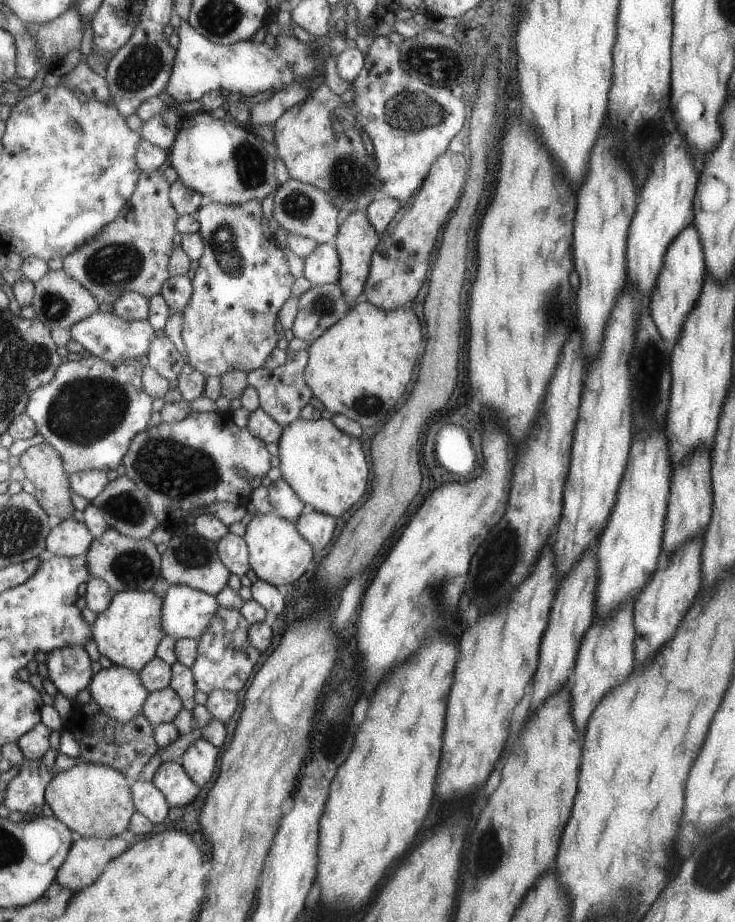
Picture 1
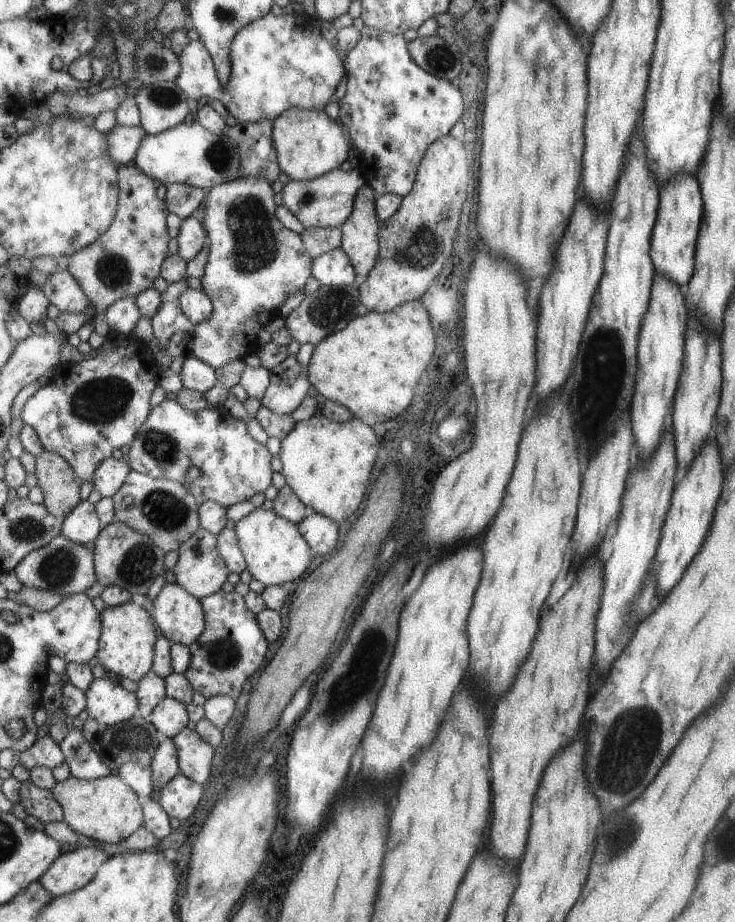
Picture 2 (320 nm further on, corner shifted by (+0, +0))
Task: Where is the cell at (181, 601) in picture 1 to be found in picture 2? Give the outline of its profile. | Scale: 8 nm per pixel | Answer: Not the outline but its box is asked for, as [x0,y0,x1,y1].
[153,583,206,646]

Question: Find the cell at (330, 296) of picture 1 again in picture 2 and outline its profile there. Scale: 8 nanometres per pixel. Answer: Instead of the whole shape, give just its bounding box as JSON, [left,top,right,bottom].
[284,285,367,346]

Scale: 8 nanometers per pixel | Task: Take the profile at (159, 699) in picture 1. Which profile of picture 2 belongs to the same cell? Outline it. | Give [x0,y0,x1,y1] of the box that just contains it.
[149,696,190,739]

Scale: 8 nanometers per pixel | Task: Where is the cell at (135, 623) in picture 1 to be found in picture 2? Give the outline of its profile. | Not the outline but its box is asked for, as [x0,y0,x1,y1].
[96,599,160,683]

